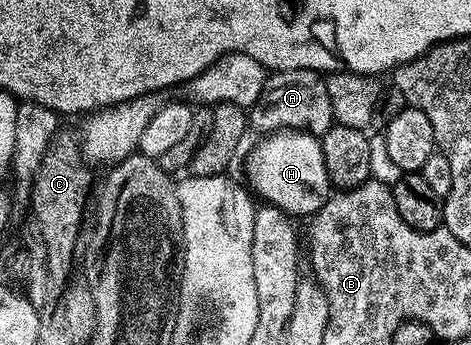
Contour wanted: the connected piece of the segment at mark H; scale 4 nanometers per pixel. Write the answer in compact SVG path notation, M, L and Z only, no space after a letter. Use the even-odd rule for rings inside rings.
M302 129L273 131L260 139L263 140L252 149L247 159L246 182L250 190L256 196L259 194L264 204L281 209L287 215L314 217L333 194L331 182L325 173L322 142L310 131Z

